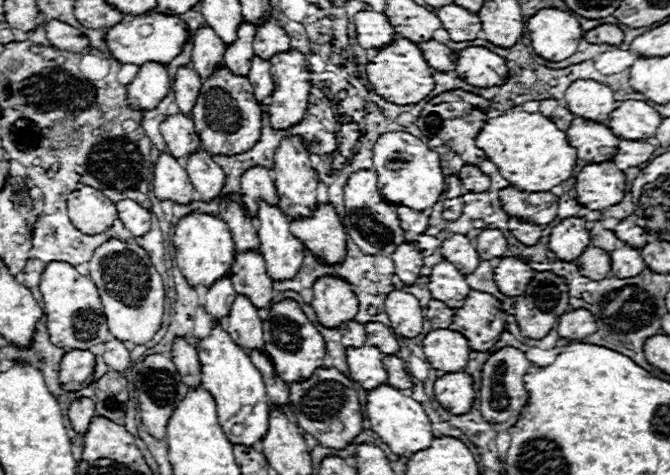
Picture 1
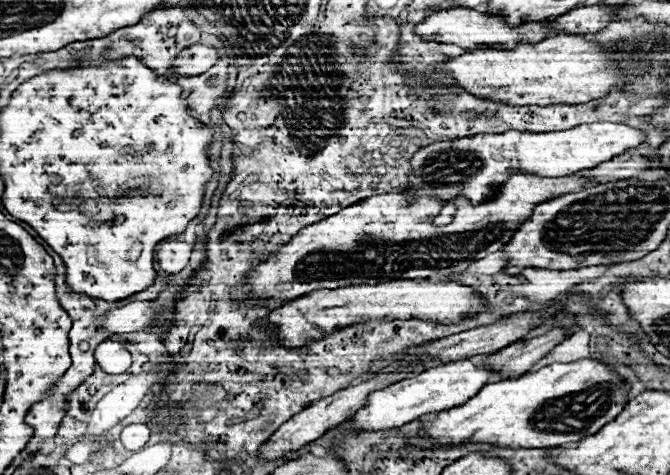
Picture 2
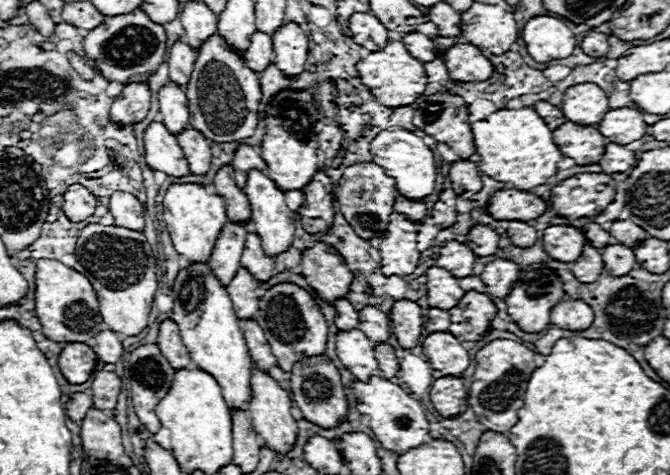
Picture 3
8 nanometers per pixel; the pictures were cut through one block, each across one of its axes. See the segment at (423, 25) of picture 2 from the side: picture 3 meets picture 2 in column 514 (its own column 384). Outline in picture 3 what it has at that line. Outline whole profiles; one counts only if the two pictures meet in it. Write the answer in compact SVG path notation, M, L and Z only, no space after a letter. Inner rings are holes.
M354 12L348 20L348 28L350 28L354 42L368 48L370 52L380 50L380 46L388 42L388 30L370 12Z

